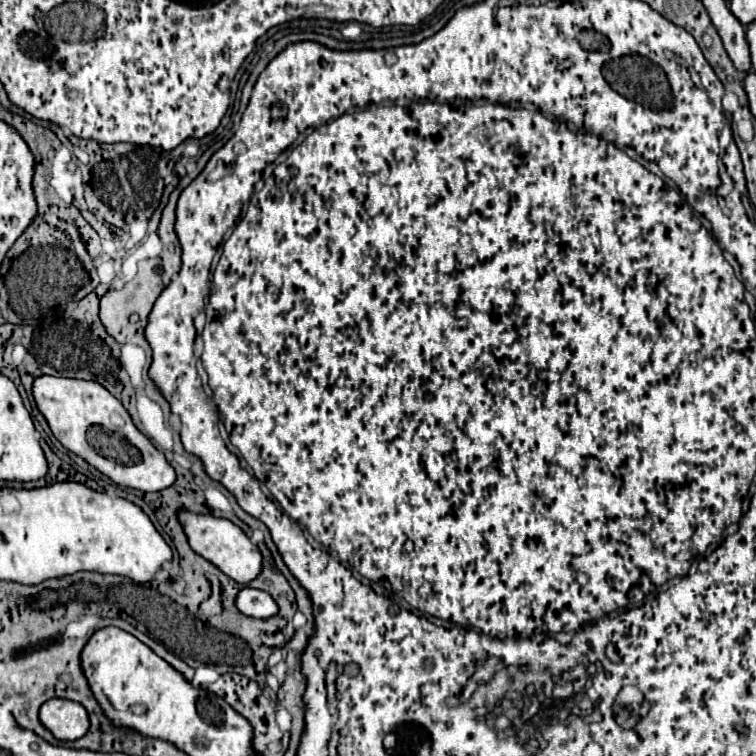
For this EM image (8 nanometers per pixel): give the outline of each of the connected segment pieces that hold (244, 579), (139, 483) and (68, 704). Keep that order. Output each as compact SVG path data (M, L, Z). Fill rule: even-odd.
M180 511L180 523L184 527L184 533L188 537L190 547L198 555L202 555L210 563L214 563L228 577L232 577L236 583L248 585L250 581L254 581L262 573L262 553L260 553L258 545L254 545L248 539L248 535L232 521L218 519L212 515L194 515L188 511Z
M38 377L34 381L34 399L38 409L46 417L54 437L72 453L88 461L100 473L110 477L122 487L132 487L146 493L156 493L168 489L176 481L176 471L166 461L152 441L136 429L124 405L112 397L96 381L64 379L64 377ZM98 427L106 441L92 441L90 431ZM132 447L132 449L130 449Z
M50 699L40 707L40 721L60 741L76 741L88 733L90 717L84 705L68 699Z

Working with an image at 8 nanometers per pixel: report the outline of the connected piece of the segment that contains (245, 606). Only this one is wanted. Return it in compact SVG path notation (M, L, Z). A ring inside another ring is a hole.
M244 587L238 597L236 597L236 607L254 619L270 619L274 615L278 615L280 607L278 603L272 599L270 593L260 591L260 589L252 589L252 587Z

